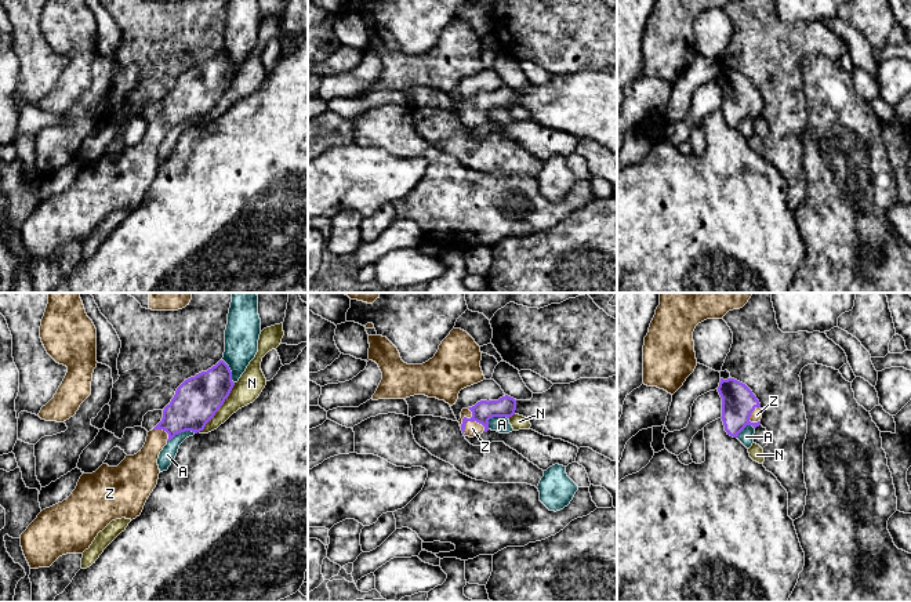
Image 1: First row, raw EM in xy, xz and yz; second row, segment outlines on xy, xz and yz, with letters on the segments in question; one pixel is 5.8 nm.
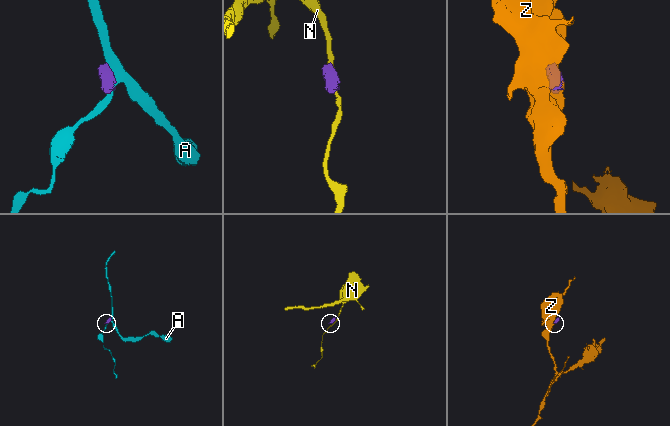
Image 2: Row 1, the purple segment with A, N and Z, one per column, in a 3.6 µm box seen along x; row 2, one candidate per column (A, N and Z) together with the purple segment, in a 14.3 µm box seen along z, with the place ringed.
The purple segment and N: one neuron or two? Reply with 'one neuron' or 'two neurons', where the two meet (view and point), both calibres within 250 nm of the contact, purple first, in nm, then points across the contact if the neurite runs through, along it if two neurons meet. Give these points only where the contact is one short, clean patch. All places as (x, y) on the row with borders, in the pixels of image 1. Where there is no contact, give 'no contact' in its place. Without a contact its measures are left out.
two neurons; meets purple in xy at (220, 406); 260 nm thick on the purple side, 150 nm on the other; border along xy (235, 383), (224, 403), (199, 431)

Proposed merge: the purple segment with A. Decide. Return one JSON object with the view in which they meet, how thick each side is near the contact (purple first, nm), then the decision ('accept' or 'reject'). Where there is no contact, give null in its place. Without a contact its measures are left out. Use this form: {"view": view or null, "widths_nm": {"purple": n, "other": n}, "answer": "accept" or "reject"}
{"view": "xy", "widths_nm": {"purple": 260, "other": 90}, "answer": "reject"}

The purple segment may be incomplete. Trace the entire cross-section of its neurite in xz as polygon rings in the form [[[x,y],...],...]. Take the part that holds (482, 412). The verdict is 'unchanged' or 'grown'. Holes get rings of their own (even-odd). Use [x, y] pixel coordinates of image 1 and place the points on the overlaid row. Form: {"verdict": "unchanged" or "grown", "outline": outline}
{"verdict": "grown", "outline": [[[508,395],[498,400],[480,400],[475,406],[462,409],[458,420],[465,436],[473,438],[489,431],[489,420],[493,417],[512,417],[516,400]]]}

